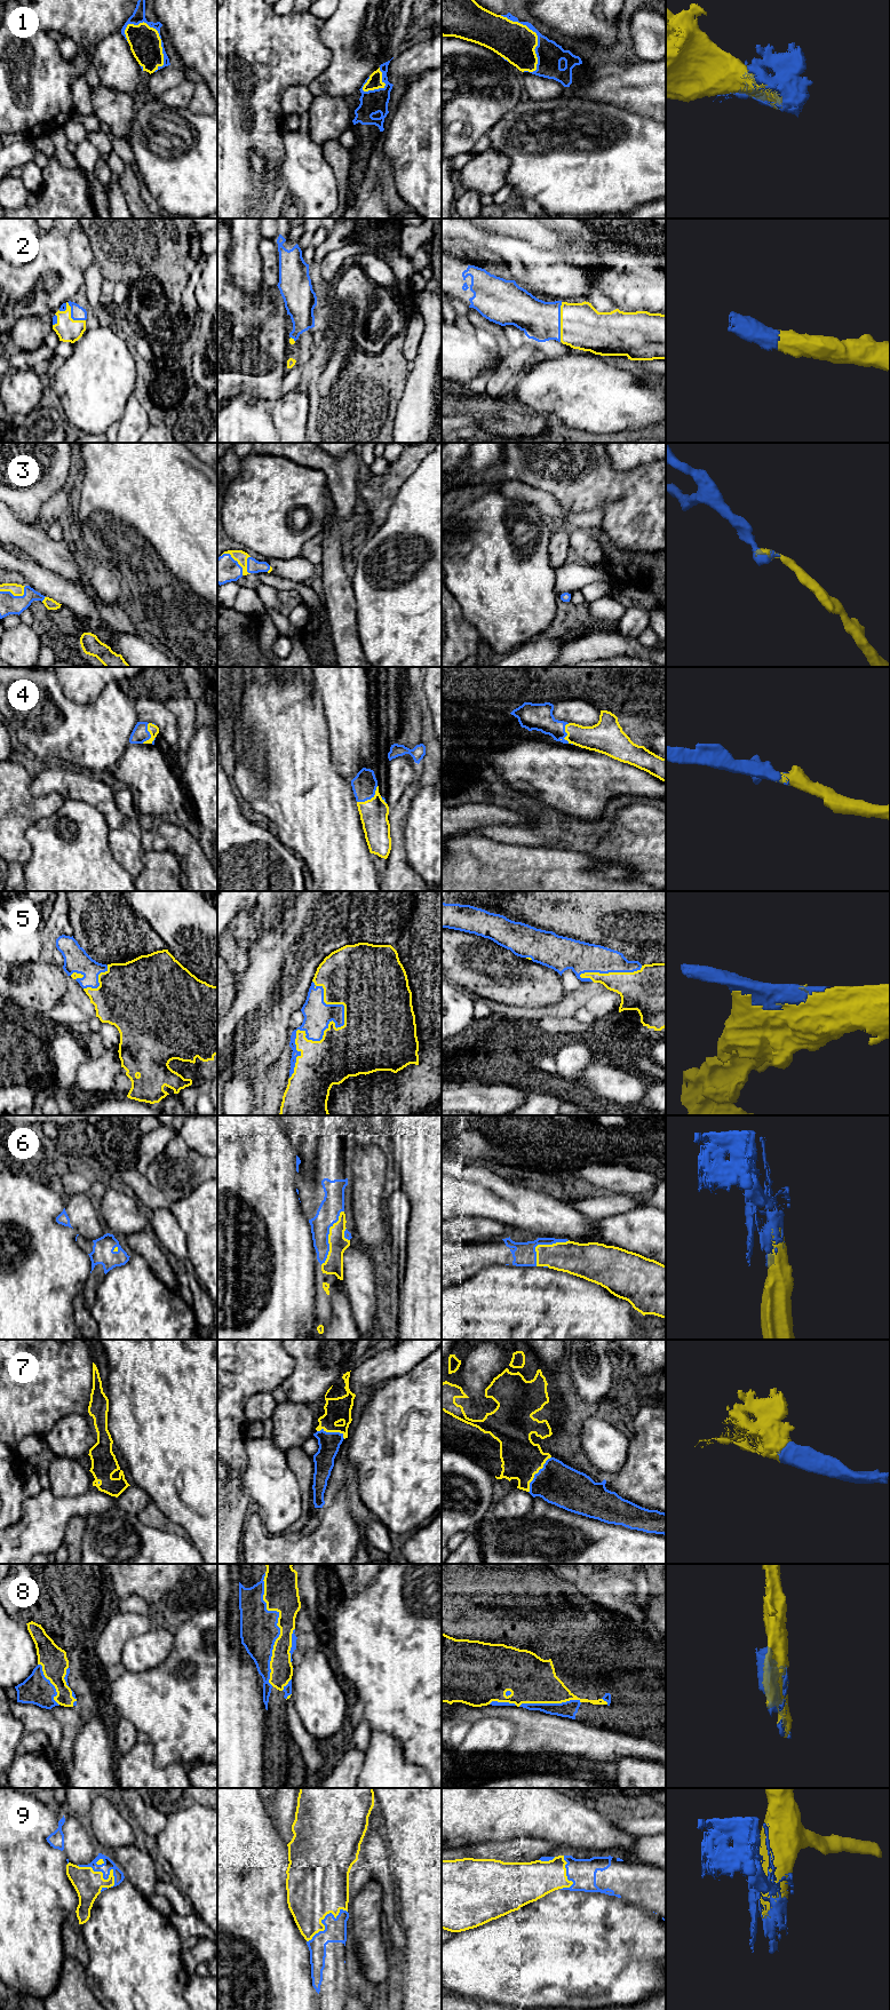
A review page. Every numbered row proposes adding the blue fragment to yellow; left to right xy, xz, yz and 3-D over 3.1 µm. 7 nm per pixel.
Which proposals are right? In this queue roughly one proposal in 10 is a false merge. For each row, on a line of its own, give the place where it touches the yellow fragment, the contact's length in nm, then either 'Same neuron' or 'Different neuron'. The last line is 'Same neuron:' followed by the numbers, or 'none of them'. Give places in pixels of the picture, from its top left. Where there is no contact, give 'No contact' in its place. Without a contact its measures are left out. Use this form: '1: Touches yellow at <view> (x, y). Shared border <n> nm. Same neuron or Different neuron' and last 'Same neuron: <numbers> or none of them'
1: Touches yellow at xy (159, 38). Shared border 400 nm. Same neuron
2: Touches yellow at xy (70, 312). Shared border 200 nm. Same neuron
3: Touches yellow at xy (15, 595). Shared border 190 nm. Same neuron
4: Touches yellow at xz (371, 799). Shared border 190 nm. Same neuron
5: Touches yellow at xz (325, 1030). Shared border 700 nm. Same neuron
6: Touches yellow at xz (328, 1237). Shared border 420 nm. Same neuron
7: Touches yellow at yz (534, 1474). Shared border 300 nm. Same neuron
8: Touches yellow at xz (277, 1625). Shared border 800 nm. Same neuron
9: Touches yellow at xy (102, 1877). Shared border 300 nm. Same neuron
Same neuron: 1, 2, 3, 4, 5, 6, 7, 8, 9

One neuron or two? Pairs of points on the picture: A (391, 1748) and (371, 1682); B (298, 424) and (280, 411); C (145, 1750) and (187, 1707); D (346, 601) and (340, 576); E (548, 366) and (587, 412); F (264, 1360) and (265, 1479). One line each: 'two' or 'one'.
A: two
B: one
C: two
D: one
E: one
F: two

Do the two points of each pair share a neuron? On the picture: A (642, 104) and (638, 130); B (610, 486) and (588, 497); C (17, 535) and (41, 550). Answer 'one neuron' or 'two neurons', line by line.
A: two neurons
B: one neuron
C: one neuron

